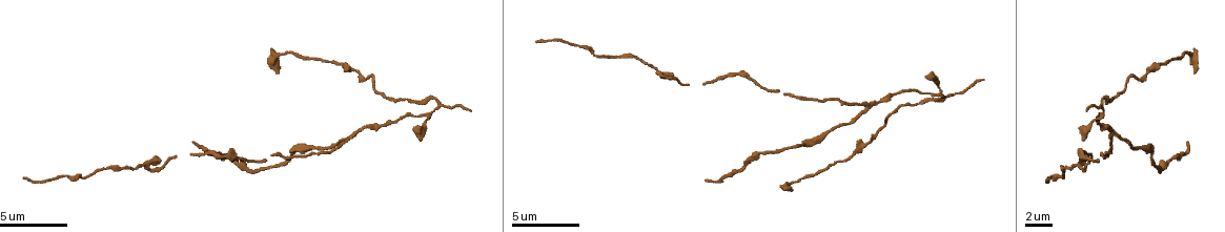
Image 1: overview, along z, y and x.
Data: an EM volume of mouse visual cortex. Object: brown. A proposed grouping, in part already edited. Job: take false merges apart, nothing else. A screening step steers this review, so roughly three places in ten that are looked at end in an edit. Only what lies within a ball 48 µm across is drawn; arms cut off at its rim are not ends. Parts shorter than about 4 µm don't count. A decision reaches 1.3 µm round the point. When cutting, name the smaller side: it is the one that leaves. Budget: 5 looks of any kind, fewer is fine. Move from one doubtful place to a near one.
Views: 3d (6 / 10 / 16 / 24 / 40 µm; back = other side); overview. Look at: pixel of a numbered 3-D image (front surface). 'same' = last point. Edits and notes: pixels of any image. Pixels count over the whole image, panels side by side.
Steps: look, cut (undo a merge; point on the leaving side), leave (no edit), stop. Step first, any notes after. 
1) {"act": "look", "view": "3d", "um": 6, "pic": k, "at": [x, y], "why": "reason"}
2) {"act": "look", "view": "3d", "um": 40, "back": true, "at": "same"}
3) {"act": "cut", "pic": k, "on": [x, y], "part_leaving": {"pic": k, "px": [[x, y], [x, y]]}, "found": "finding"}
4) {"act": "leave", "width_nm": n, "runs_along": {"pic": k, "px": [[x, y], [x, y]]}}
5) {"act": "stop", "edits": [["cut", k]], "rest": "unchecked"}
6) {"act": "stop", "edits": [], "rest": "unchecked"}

{"act": "look", "view": "3d", "um": 10, "pic": 1, "at": [866, 110], "why": "three-way junction"}

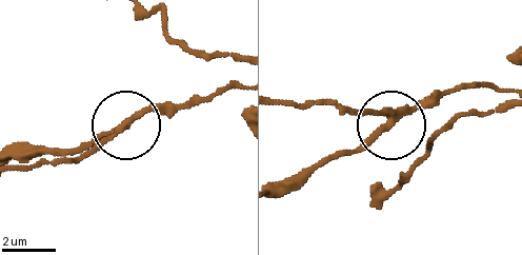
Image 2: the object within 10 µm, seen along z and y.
{"act": "cut", "pic": 2, "on": [384, 131], "arms": 3, "part_leaving": {"pic": 2, "px": [[410, 112], [393, 117], [352, 151], [277, 182]]}, "found": "two cells meet here"}

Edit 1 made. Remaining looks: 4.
{"act": "look", "view": "3d", "um": 6, "pic": 1, "at": [202, 153], "why": "calibre changes"}

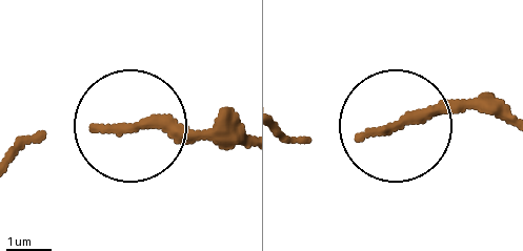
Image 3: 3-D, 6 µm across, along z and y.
{"act": "look", "view": "3d", "um": 6, "back": true, "pic": 3, "at": [392, 124], "why": "from behind"}

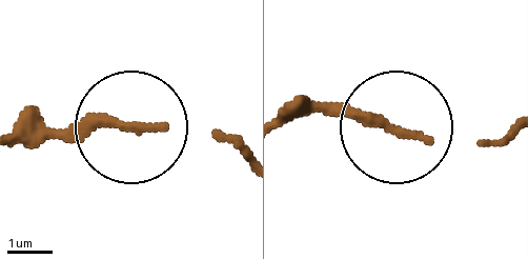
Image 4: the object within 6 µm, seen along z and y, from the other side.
{"act": "leave", "width_nm": 290, "runs_along": {"pic": 4, "px": [[282, 121], [339, 106], [418, 133], [505, 140]]}, "found": "continuous, no second cell"}

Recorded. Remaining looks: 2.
{"act": "stop", "edits": [["cut", 2]], "rest": "unchecked"}

